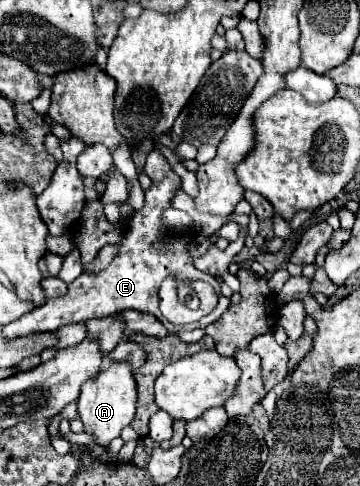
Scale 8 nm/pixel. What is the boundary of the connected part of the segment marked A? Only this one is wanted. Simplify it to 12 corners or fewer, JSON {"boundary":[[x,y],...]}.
{"boundary":[[126,362],[82,386],[78,416],[98,446],[120,436],[136,412]]}

